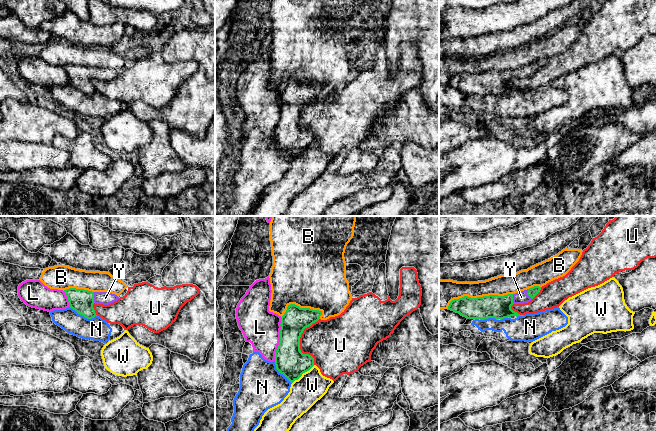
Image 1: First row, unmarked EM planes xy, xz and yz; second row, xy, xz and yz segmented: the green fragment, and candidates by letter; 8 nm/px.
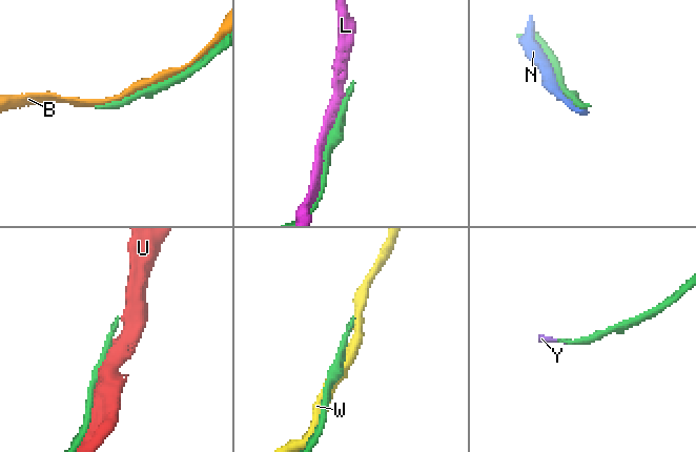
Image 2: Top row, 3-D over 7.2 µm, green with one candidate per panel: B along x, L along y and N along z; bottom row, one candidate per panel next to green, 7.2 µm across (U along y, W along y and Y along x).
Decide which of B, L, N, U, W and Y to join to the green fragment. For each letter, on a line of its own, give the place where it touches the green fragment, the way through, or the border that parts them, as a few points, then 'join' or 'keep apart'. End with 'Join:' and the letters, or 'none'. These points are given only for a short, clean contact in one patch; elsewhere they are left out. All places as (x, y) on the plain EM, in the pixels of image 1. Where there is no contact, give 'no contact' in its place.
B: contact yz (478, 73); keep apart
L: contact xz (280, 115); keep apart
N: contact xy (82, 91); keep apart
U: contact xz (299, 118); keep apart
W: contact xz (303, 148); keep apart
Y: contact xy (93, 73); join
Join: Y

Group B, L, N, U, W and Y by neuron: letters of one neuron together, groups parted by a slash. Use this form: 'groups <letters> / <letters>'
groups B / L / N / U / W / Y

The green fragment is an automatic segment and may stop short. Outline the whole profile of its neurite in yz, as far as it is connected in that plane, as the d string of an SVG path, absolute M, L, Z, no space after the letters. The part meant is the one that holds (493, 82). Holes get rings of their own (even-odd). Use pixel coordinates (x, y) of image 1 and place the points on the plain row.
M534 62L515 70L504 72L489 71L477 74L464 72L450 78L448 86L459 89L467 95L485 96L488 94L504 95L511 92L520 92L511 85L513 80L524 80L530 78L541 66Z

